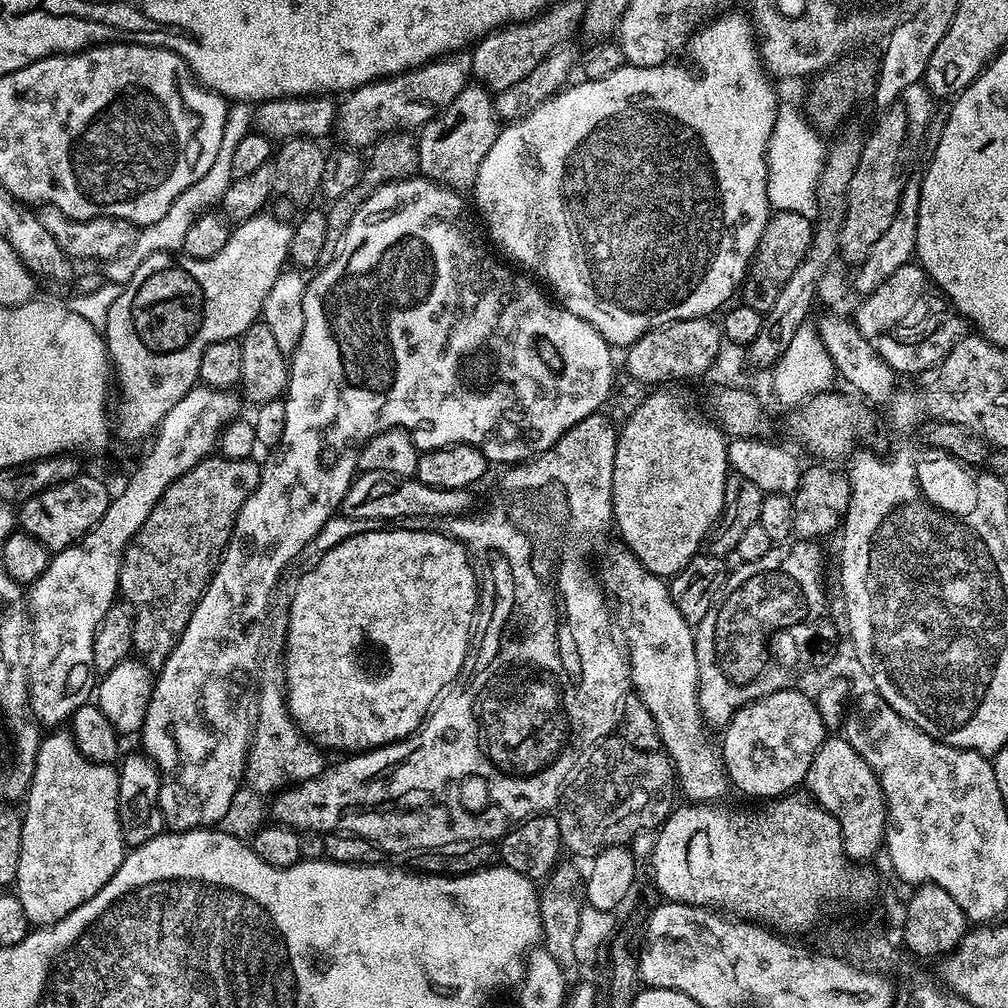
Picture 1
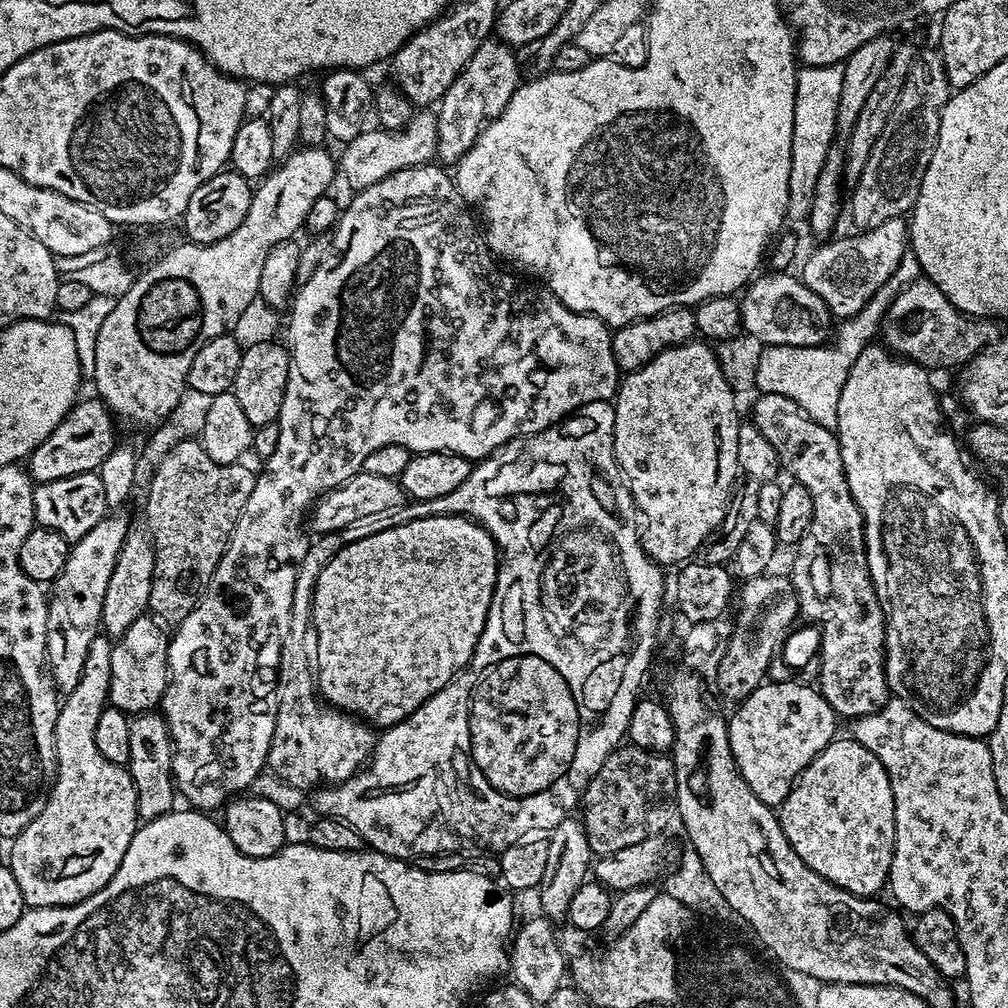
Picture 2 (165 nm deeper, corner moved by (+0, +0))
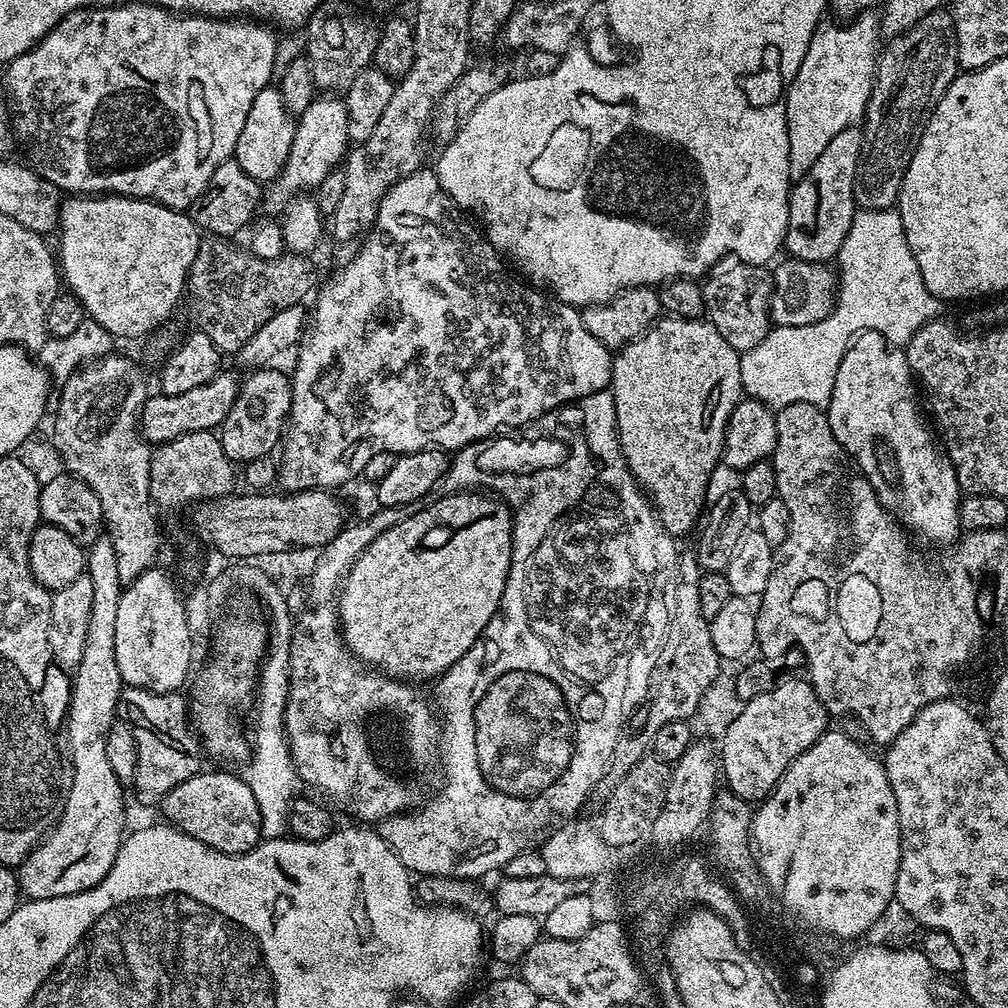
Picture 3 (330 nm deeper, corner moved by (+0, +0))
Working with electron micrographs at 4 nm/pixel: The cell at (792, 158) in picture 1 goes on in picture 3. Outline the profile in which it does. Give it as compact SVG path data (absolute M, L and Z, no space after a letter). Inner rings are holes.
M861 14L851 22L840 23L844 24L821 23L806 50L806 58L802 58L802 66L798 66L794 82L788 87L788 174L793 181L801 180L810 166L818 162L818 154L826 150L834 134L842 134L842 130L859 125L868 111L868 99L872 97L872 81L878 63L876 39L882 36L880 26L877 17L872 14Z

